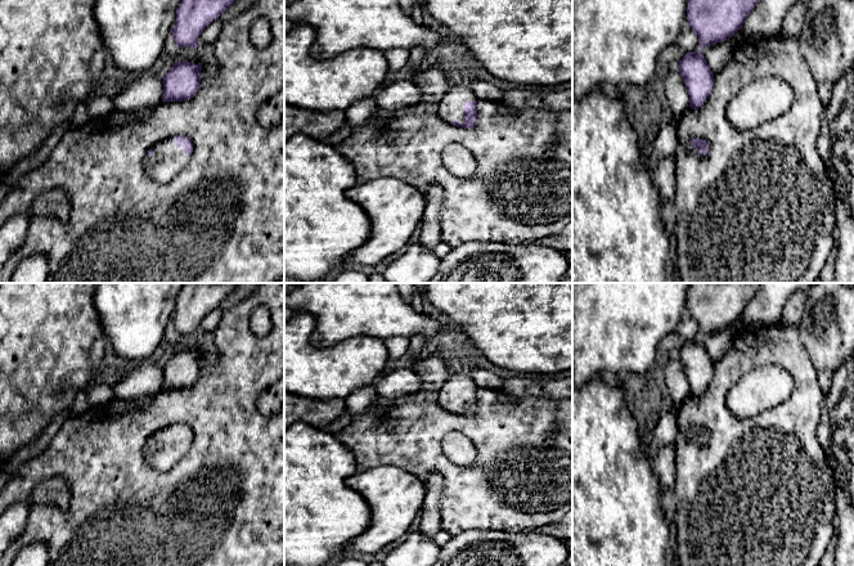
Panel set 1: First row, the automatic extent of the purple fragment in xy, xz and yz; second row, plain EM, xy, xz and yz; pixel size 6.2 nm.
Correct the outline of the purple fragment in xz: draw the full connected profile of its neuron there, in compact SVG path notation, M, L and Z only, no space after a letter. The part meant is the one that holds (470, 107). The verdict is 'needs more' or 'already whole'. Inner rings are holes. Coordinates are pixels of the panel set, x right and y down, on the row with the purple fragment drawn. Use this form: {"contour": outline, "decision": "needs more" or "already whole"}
{"contour": "M454 85L439 103L439 117L448 123L472 129L477 122L478 98L467 85Z", "decision": "needs more"}

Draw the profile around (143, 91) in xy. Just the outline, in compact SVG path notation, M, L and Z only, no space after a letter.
M139 75L129 80L125 89L113 98L114 109L138 112L162 103L163 80L153 75Z

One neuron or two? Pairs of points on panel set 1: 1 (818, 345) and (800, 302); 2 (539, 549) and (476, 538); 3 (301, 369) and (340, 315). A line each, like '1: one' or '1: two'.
1: two
2: one
3: two

